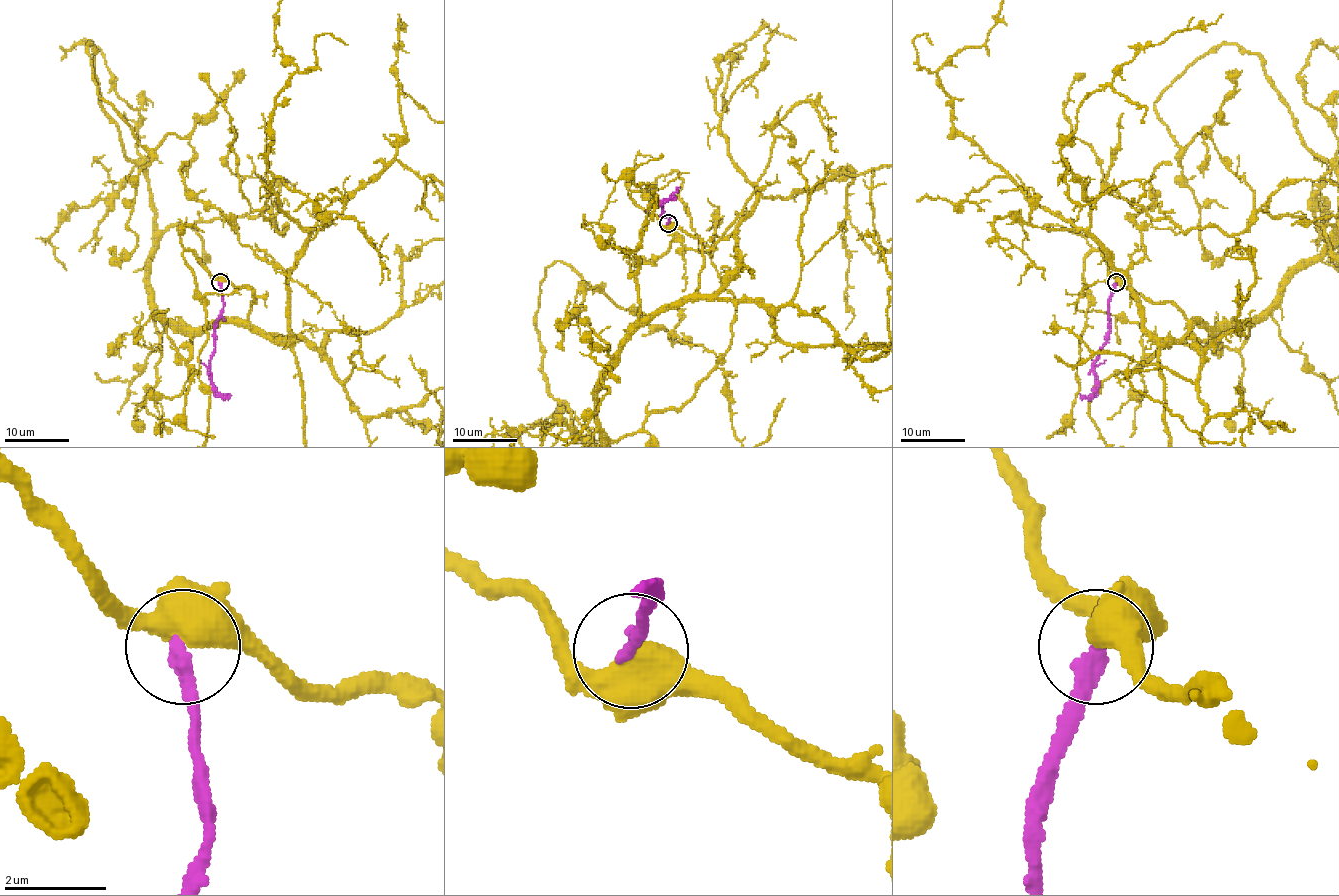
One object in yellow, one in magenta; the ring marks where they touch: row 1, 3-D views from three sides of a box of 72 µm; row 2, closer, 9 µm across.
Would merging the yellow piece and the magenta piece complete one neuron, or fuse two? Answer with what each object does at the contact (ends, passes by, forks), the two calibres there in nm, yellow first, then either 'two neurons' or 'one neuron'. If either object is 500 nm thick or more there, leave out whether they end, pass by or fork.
yellow passes by; magenta ends there; 480 nm thick on the yellow side, 300 nm on the other; two neurons

